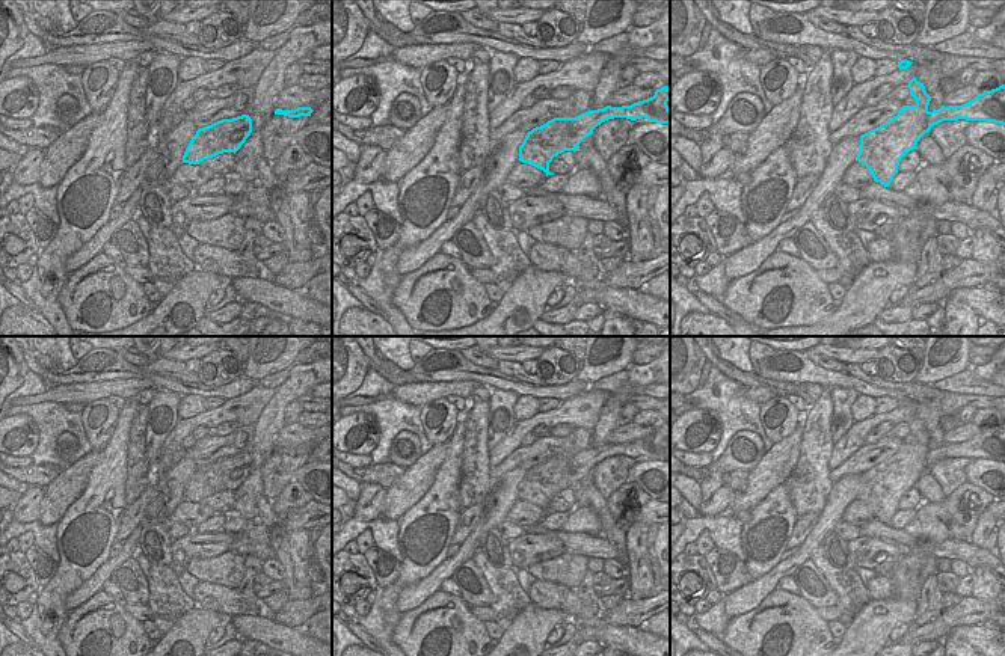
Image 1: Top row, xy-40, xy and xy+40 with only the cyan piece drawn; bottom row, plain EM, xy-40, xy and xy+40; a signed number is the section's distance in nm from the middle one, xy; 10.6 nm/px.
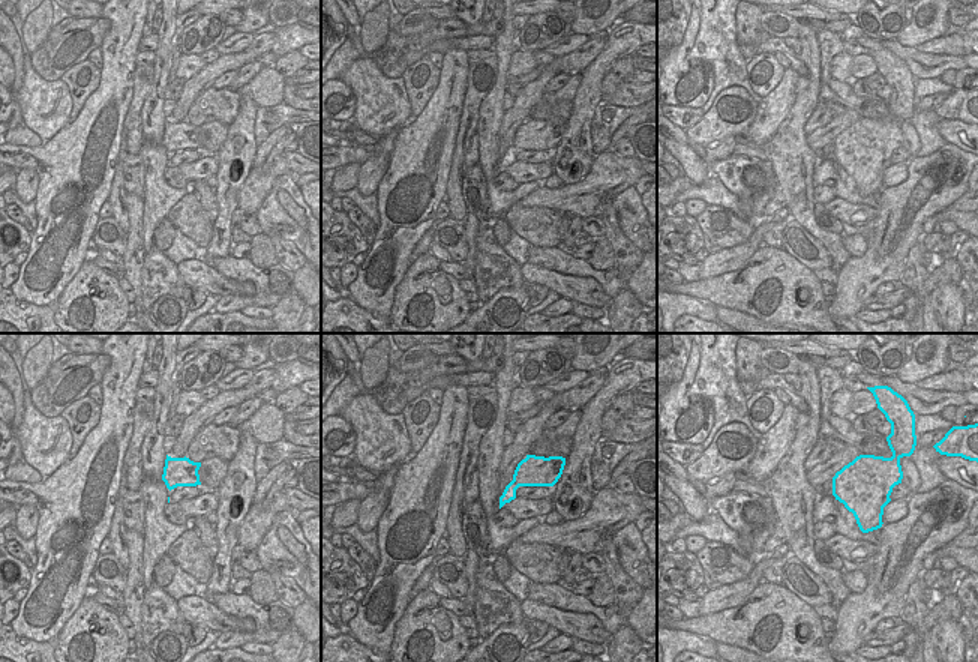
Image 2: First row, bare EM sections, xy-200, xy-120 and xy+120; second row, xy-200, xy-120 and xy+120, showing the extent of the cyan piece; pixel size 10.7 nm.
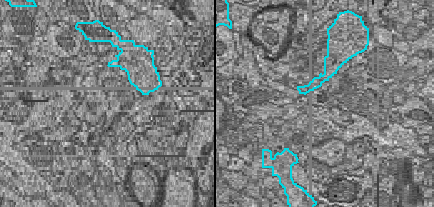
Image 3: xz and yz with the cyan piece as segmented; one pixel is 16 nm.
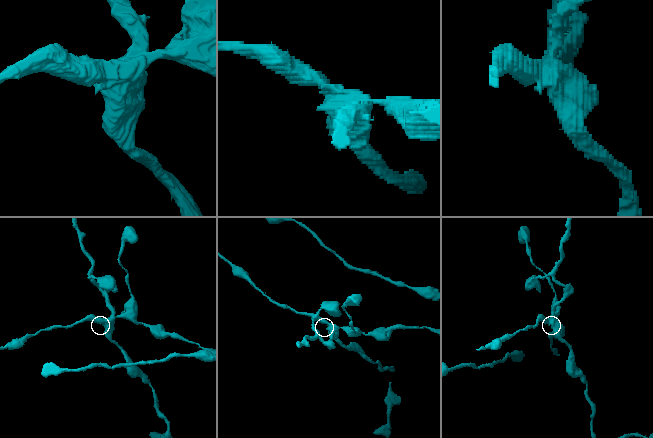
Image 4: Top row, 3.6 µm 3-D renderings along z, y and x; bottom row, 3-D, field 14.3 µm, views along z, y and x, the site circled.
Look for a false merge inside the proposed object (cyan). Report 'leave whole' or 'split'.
split

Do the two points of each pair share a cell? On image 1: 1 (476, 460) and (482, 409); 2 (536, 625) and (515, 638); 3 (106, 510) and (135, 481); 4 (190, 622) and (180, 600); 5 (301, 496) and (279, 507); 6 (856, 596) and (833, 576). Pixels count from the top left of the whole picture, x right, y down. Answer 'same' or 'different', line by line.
1: same
2: same
3: different
4: different
5: same
6: same

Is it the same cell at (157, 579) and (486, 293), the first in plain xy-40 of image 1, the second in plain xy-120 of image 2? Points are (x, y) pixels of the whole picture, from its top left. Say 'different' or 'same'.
same

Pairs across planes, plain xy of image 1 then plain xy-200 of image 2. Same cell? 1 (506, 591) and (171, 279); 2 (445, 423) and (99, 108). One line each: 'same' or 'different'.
1: same
2: different

